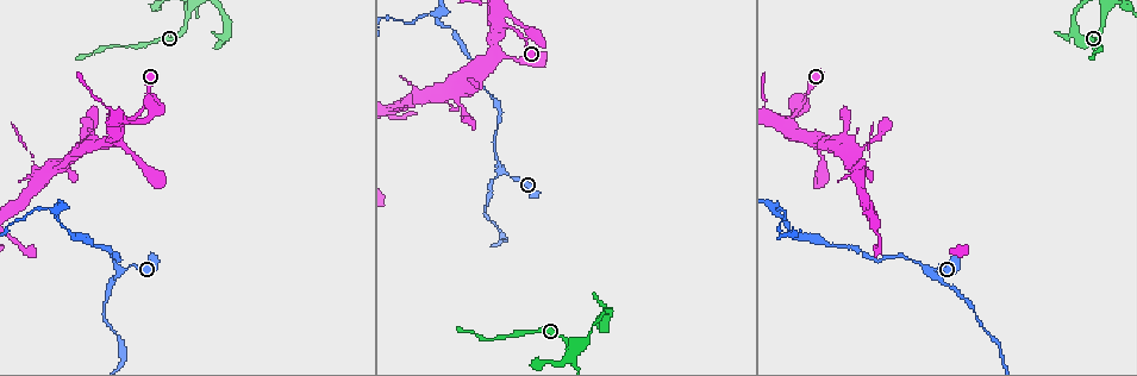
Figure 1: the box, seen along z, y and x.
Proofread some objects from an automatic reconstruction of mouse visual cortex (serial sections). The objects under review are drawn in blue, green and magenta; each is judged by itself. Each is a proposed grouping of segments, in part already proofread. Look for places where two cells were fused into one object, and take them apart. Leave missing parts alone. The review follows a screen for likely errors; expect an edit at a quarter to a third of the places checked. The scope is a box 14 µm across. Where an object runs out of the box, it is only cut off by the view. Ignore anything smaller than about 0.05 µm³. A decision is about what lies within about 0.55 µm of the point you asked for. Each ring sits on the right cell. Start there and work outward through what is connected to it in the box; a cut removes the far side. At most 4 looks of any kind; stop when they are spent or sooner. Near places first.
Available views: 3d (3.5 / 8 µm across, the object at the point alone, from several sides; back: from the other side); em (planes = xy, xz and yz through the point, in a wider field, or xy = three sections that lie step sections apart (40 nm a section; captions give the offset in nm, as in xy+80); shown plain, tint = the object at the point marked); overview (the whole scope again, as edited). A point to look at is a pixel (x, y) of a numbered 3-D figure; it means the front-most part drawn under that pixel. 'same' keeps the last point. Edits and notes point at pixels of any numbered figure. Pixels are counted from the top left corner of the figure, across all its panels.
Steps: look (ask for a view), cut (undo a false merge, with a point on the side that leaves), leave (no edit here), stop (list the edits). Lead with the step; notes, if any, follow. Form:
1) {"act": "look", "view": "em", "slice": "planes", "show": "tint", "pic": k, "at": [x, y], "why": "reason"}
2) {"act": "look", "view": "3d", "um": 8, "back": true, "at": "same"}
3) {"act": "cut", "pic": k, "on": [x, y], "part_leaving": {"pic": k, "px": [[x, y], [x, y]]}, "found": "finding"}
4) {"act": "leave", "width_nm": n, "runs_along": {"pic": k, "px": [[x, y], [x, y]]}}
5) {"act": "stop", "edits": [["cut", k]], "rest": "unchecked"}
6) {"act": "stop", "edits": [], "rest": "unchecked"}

{"act": "look", "view": "3d", "um": 3.5, "pic": 1, "at": [1079, 36], "why": "abrupt turn"}

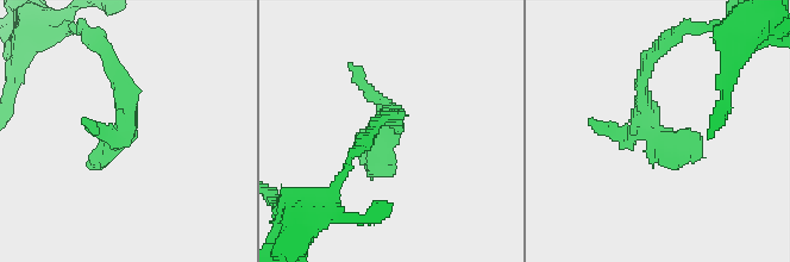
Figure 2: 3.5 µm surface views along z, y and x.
{"act": "look", "view": "em", "slice": "xy", "step": 2, "show": "tint", "pic": 2, "at": [388, 128], "why": "shape alone is not enough"}

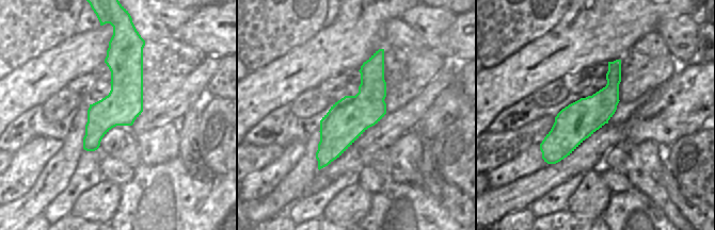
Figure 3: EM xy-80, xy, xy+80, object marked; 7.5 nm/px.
{"act": "leave", "runs_along": {"pic": 3, "px": [[381, 51], [370, 99], [320, 165]]}, "found": "continuous, no second cell"}

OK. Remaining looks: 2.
{"act": "look", "view": "3d", "um": 8, "back": true, "pic": 1, "at": [121, 273], "why": "three arms meet"}

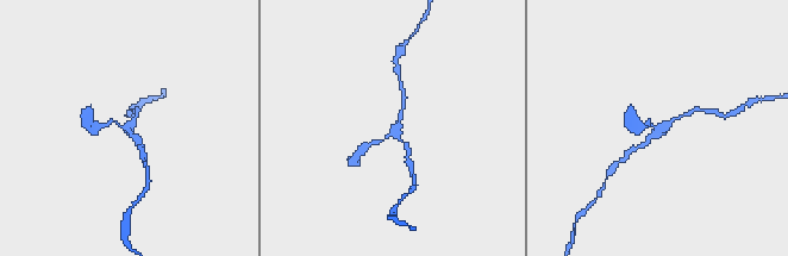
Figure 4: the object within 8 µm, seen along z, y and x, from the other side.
{"act": "look", "view": "em", "slice": "xy", "step": 1, "show": "tint", "pic": 4, "at": [655, 130], "arms": 3, "arm_widths_nm": [150, 150, 150], "why": "shape alone is not enough"}

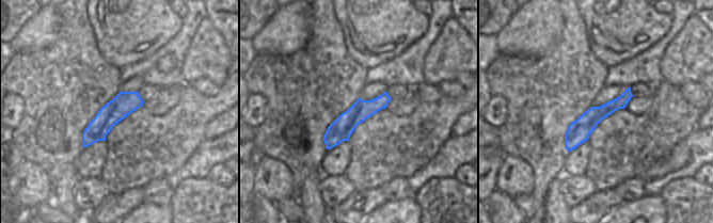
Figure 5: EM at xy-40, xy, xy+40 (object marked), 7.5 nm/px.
{"act": "leave", "found": "continuous, no second cell"}

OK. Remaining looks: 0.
{"act": "stop", "edits": [], "rest": "unchecked"}

